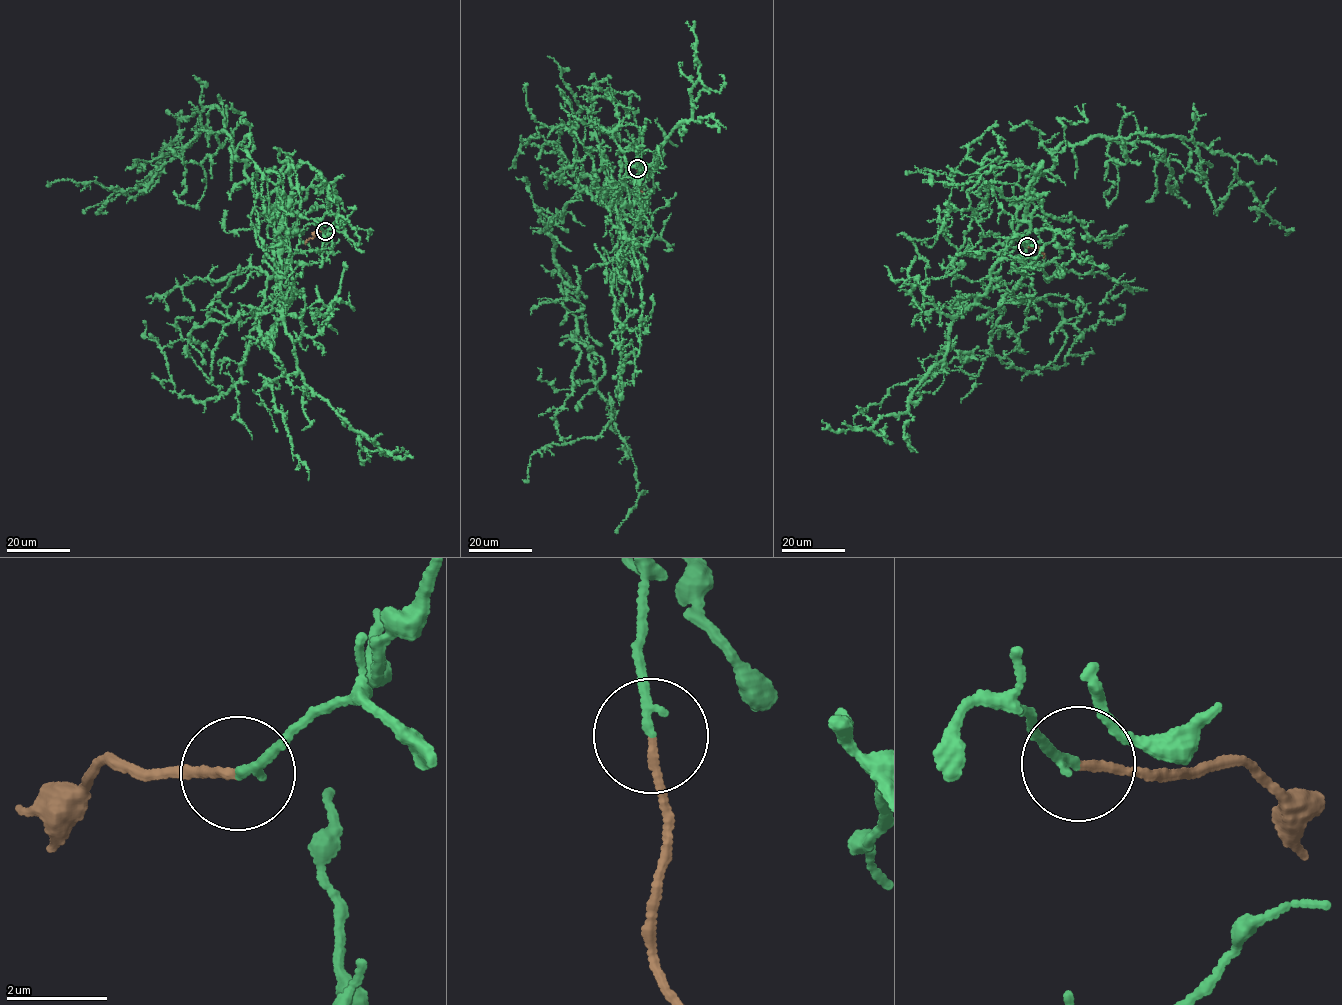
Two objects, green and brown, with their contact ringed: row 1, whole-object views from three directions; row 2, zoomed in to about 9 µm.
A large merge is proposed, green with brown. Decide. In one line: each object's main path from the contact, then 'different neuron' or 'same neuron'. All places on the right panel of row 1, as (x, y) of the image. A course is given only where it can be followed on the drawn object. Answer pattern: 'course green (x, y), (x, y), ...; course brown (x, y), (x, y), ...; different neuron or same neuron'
course green (1027, 246), (992, 188), (1031, 220), (1061, 144), (1226, 153), (1217, 211), (1208, 165); course brown (1027, 246), (1037, 246), (1043, 254), (1043, 258); same neuron

